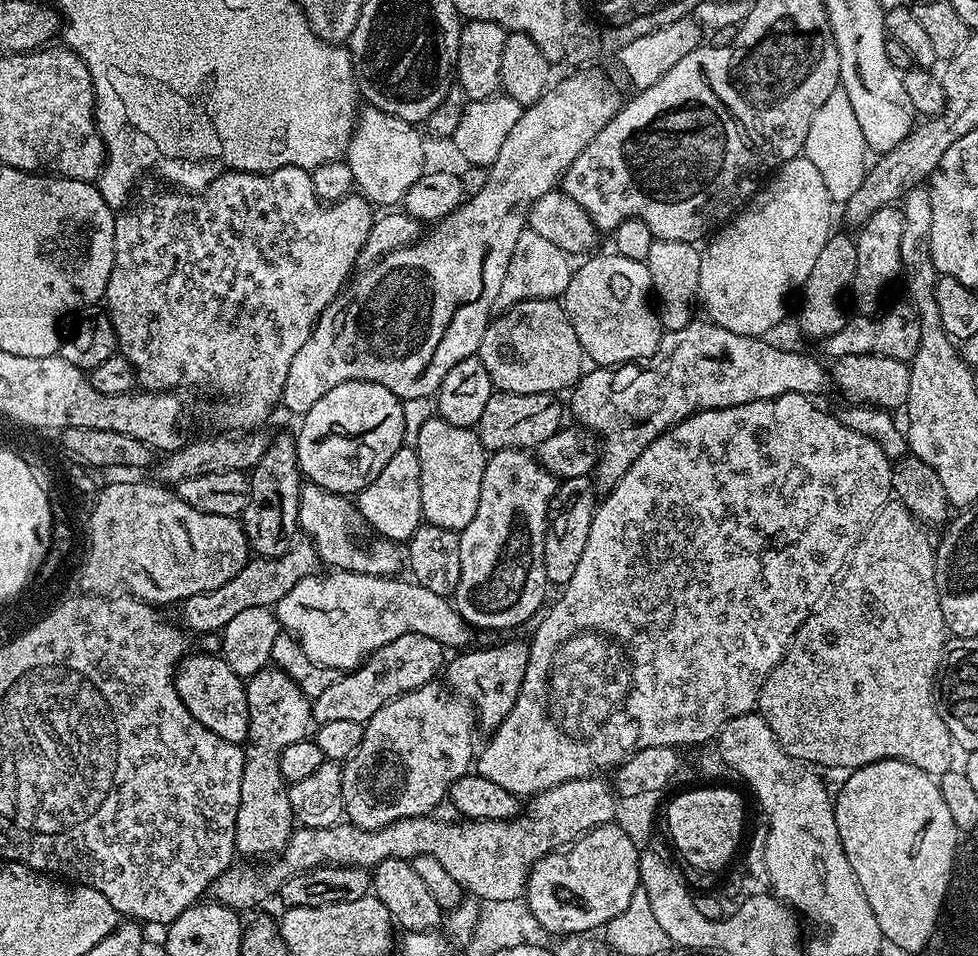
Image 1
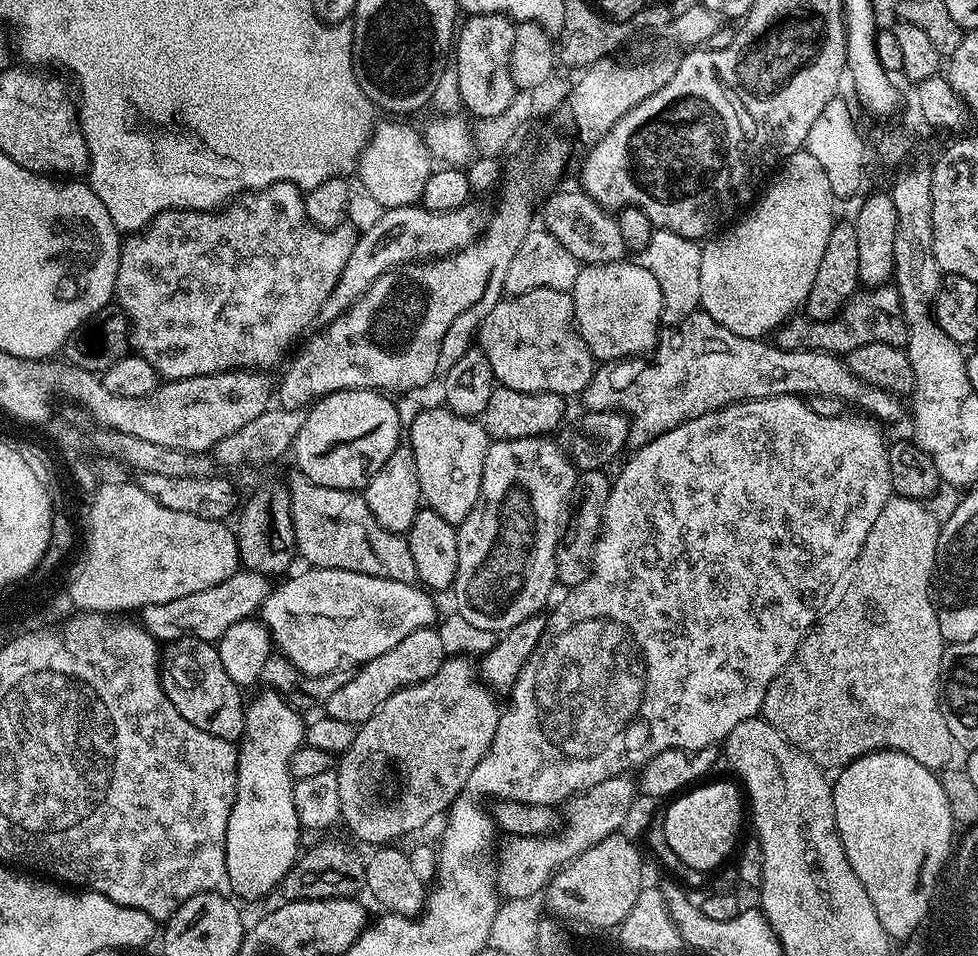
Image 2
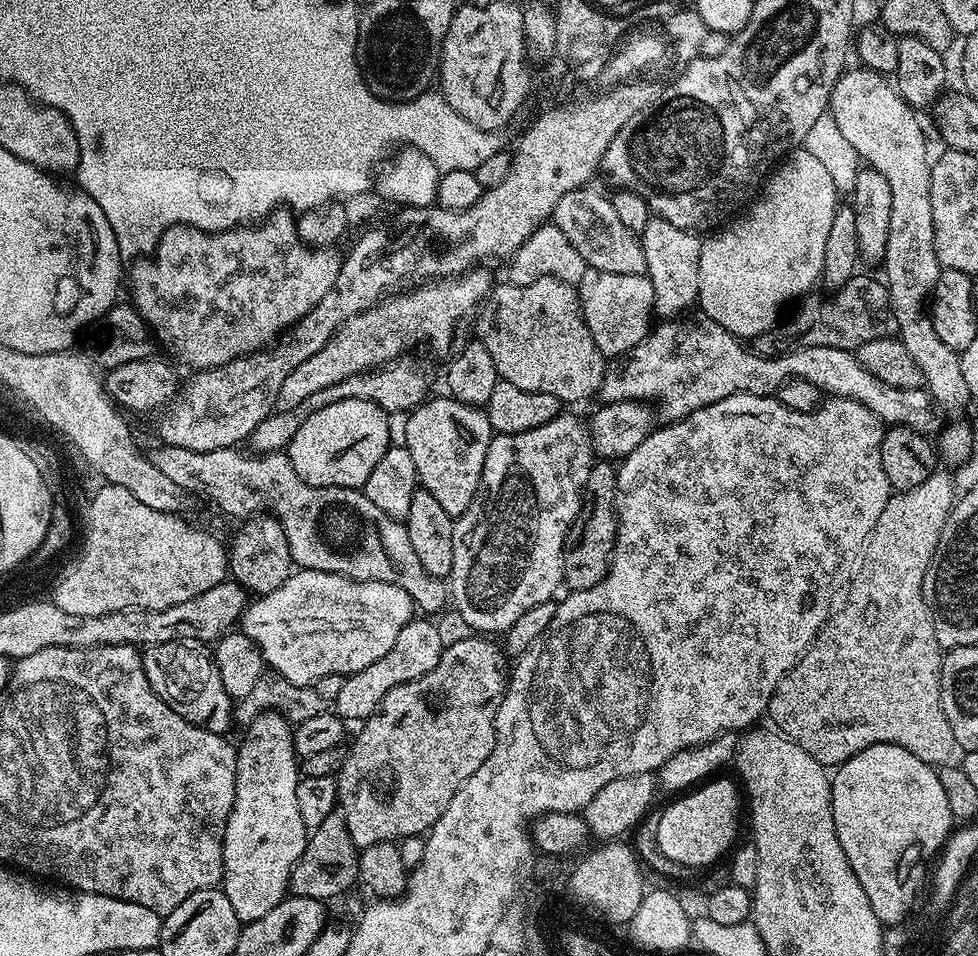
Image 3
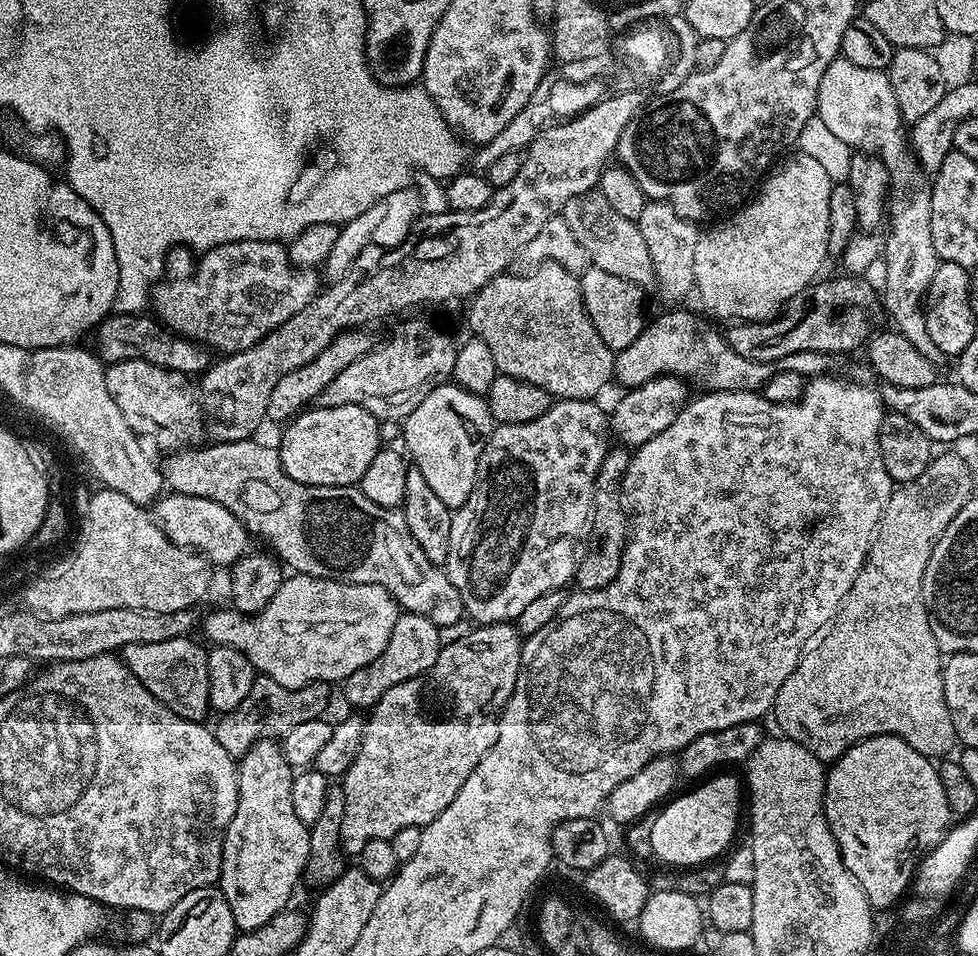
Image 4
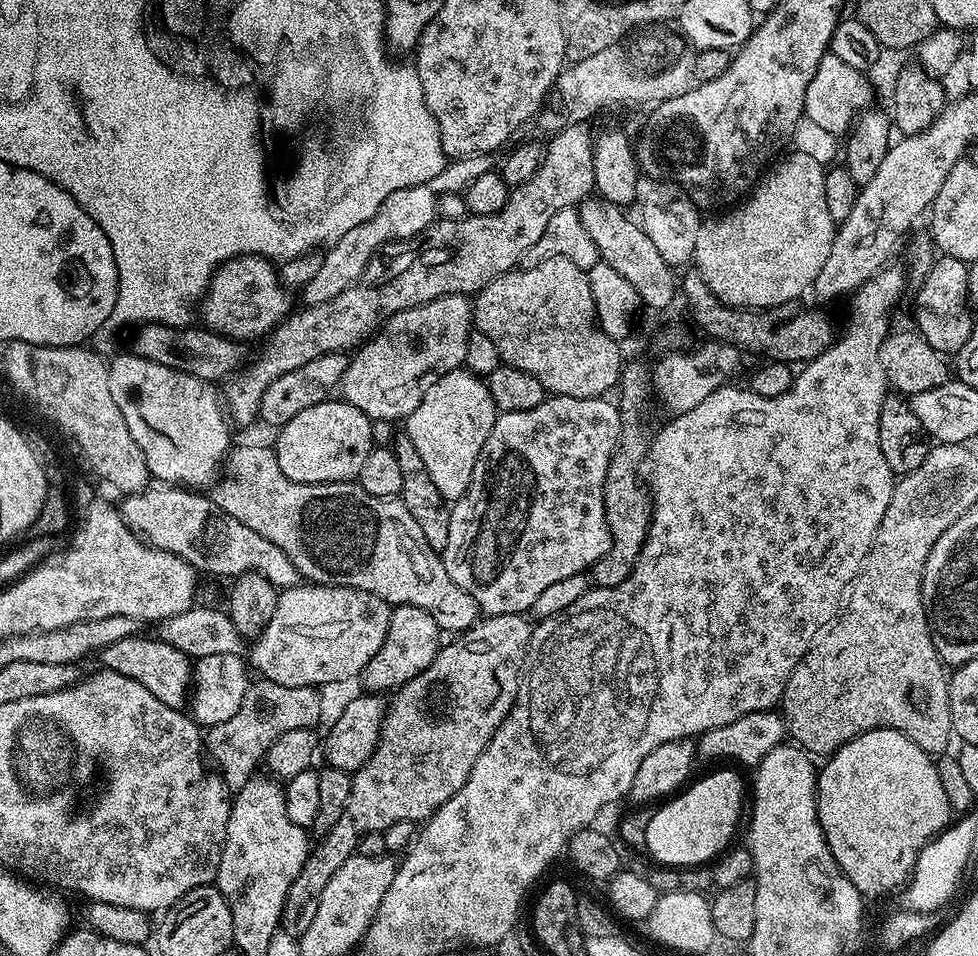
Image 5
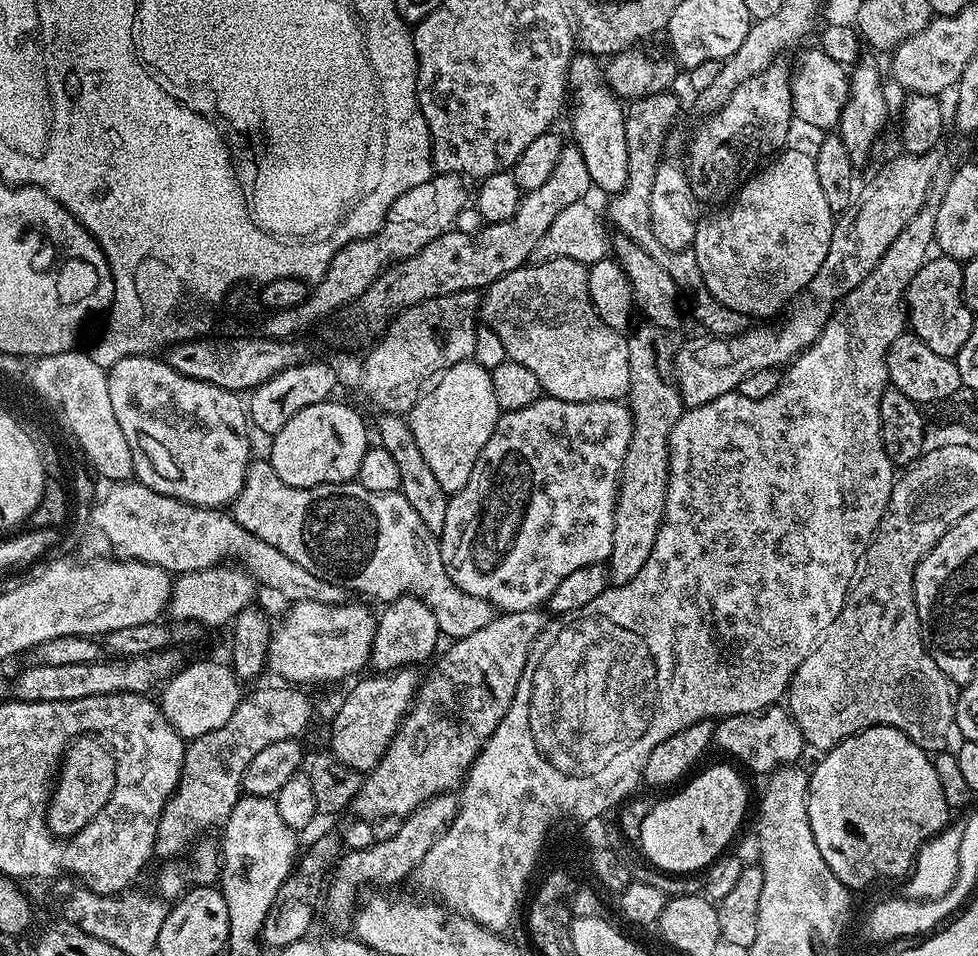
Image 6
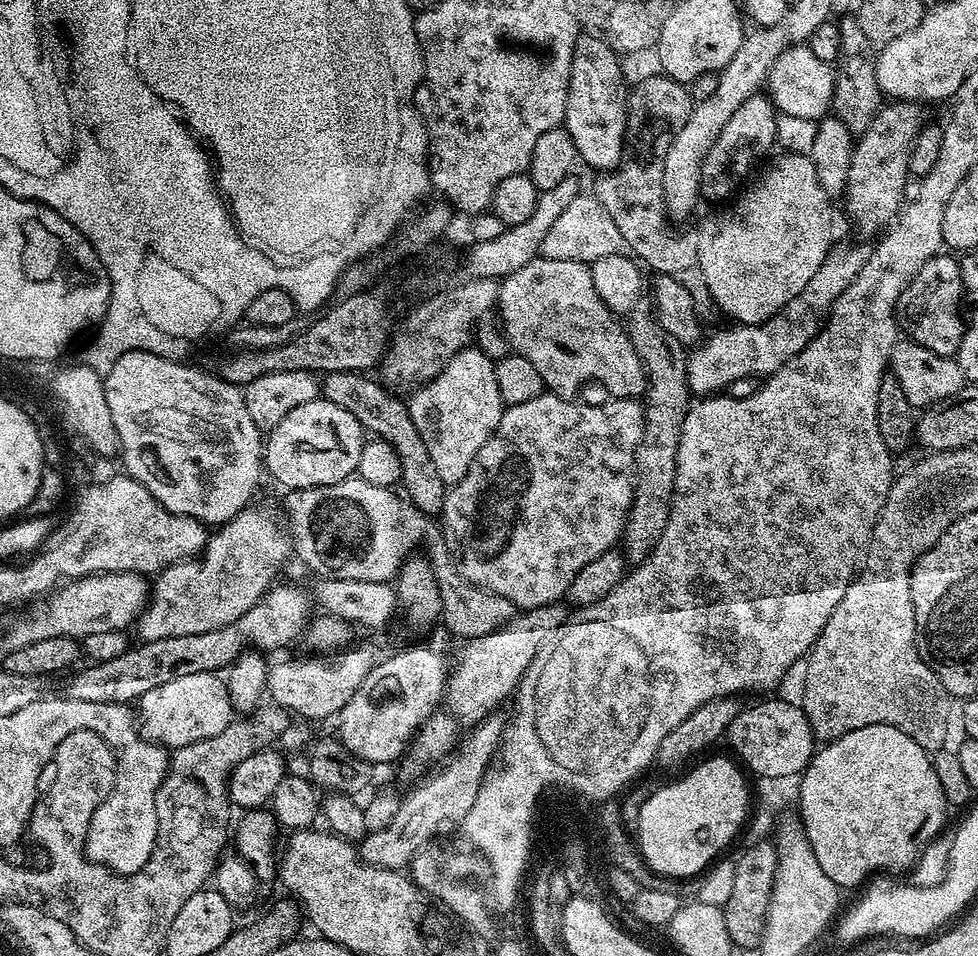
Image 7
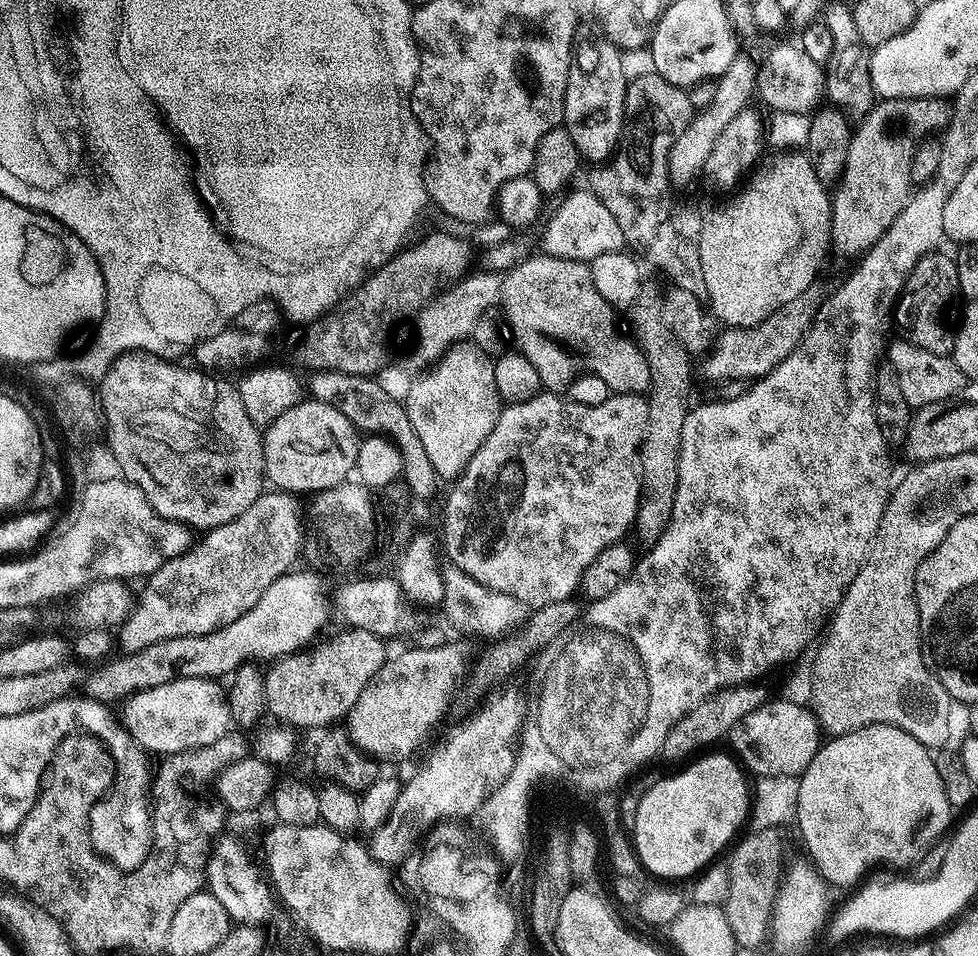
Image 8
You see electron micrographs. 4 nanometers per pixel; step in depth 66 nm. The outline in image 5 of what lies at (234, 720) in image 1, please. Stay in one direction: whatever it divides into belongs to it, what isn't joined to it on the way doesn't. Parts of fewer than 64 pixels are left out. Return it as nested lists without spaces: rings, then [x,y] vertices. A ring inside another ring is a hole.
[[[142,634],[121,638],[119,642],[113,642],[98,653],[103,667],[110,672],[117,672],[126,678],[134,678],[134,682],[142,682],[158,702],[162,702],[171,708],[183,709],[189,703],[192,691],[193,661],[174,646],[166,642],[149,638],[146,640]]]

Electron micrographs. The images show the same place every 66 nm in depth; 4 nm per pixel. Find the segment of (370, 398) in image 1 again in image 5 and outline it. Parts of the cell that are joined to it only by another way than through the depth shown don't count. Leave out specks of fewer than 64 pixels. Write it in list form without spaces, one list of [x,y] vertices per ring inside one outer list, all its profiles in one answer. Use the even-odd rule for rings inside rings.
[[[329,398],[320,404],[310,406],[310,410],[302,410],[302,414],[290,418],[283,428],[279,429],[280,436],[274,443],[274,451],[278,458],[278,466],[282,466],[282,474],[294,482],[303,484],[342,484],[357,479],[362,470],[362,462],[373,450],[371,440],[371,424],[366,414],[354,406],[344,403],[340,398]]]

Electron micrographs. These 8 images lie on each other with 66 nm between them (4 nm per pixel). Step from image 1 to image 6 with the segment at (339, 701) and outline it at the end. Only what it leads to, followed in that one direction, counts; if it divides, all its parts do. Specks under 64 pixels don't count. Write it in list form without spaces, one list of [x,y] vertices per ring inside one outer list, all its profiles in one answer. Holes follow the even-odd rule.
[[[399,596],[397,600],[387,601],[383,608],[384,613],[379,613],[376,622],[370,657],[371,667],[376,667],[373,669],[377,673],[420,666],[423,660],[431,661],[437,655],[436,643],[442,640],[442,633],[436,621],[436,613],[424,600],[418,596]]]

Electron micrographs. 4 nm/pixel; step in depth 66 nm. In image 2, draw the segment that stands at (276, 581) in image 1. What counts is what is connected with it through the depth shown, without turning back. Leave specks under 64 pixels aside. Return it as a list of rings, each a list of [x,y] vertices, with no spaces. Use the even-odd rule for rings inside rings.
[[[238,570],[230,578],[226,578],[226,582],[210,586],[210,590],[198,590],[198,594],[186,594],[186,598],[174,598],[174,602],[162,602],[139,609],[138,623],[157,642],[186,639],[219,642],[222,634],[226,634],[226,630],[234,626],[234,622],[242,622],[259,613],[269,591],[269,577],[257,572]]]

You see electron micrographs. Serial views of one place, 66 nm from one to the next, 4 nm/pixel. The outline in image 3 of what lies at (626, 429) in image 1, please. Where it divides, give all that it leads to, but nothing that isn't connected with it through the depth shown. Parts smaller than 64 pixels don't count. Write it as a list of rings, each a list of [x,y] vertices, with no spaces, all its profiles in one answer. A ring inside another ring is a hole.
[[[681,314],[675,318],[661,319],[660,325],[657,323],[648,335],[642,338],[642,342],[638,342],[638,346],[631,348],[615,362],[609,363],[604,370],[602,386],[598,393],[599,399],[610,404],[623,400],[655,402],[658,405],[659,415],[665,421],[671,422],[694,414],[694,410],[702,410],[702,406],[722,402],[722,398],[730,398],[734,394],[749,392],[755,396],[772,396],[788,380],[804,379],[829,397],[853,400],[866,406],[886,426],[906,426],[910,430],[918,430],[925,434],[936,434],[941,431],[942,423],[940,424],[939,416],[941,413],[924,388],[898,390],[898,386],[889,386],[887,382],[882,382],[882,378],[874,378],[874,374],[870,374],[870,370],[866,370],[866,366],[858,362],[855,351],[838,350],[834,346],[806,346],[796,348],[793,352],[783,352],[780,356],[759,356],[741,337],[730,334],[709,316],[692,315]]]

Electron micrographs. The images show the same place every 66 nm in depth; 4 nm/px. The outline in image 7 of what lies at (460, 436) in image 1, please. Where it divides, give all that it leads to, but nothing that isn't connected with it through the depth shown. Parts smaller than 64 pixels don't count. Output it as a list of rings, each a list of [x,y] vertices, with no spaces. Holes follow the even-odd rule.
[[[475,346],[463,348],[435,378],[415,389],[412,397],[407,397],[408,413],[426,442],[426,451],[434,461],[438,478],[445,486],[462,482],[470,462],[478,458],[478,450],[494,434],[504,413],[502,394],[498,394],[498,378],[493,360]]]

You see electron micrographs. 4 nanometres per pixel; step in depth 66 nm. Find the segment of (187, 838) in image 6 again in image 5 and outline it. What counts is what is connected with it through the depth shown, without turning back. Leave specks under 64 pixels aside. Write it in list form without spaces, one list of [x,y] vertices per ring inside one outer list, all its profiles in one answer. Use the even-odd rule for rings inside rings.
[[[260,678],[249,683],[246,690],[246,698],[242,698],[242,706],[238,714],[234,714],[226,722],[218,722],[213,728],[206,732],[206,756],[209,761],[212,760],[215,771],[223,778],[225,785],[229,789],[238,790],[246,786],[246,782],[252,779],[257,771],[256,767],[261,767],[265,754],[270,750],[270,746],[282,734],[289,730],[302,730],[303,728],[312,728],[320,720],[320,696],[316,688],[307,688],[306,686],[278,686],[278,682]]]

